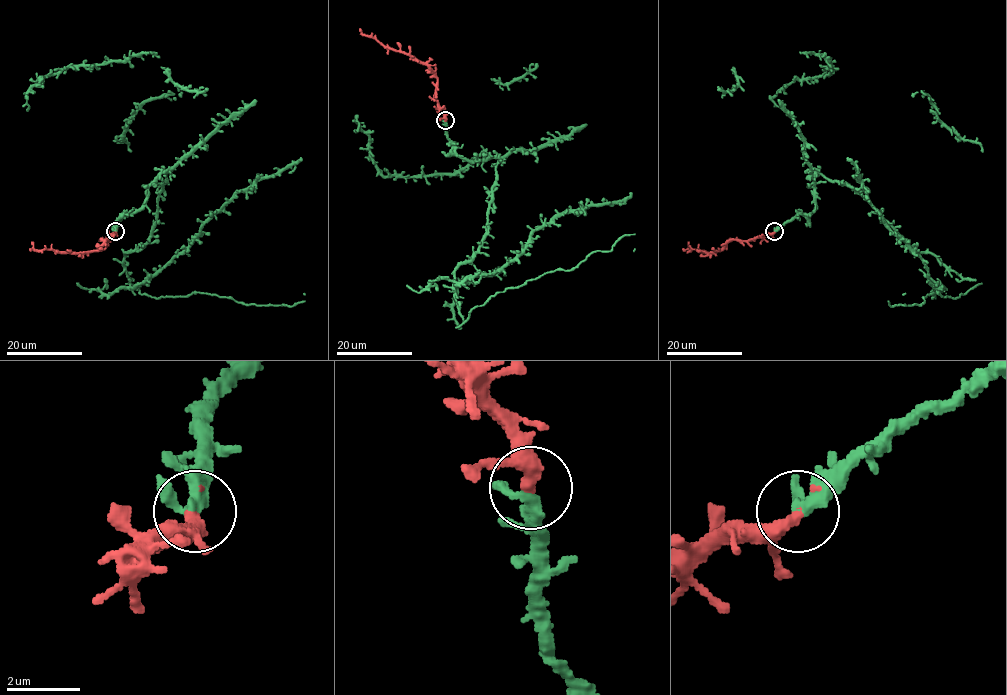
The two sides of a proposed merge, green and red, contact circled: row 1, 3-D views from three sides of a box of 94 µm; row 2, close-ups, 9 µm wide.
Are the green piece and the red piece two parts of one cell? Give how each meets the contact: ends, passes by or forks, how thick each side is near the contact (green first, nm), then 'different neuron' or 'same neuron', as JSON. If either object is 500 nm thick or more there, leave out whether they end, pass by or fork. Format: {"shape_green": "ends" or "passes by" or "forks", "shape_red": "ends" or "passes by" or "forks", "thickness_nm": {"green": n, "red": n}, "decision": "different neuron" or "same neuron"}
{"shape_green": "passes by", "shape_red": "ends", "thickness_nm": {"green": 300, "red": 400}, "decision": "same neuron"}

